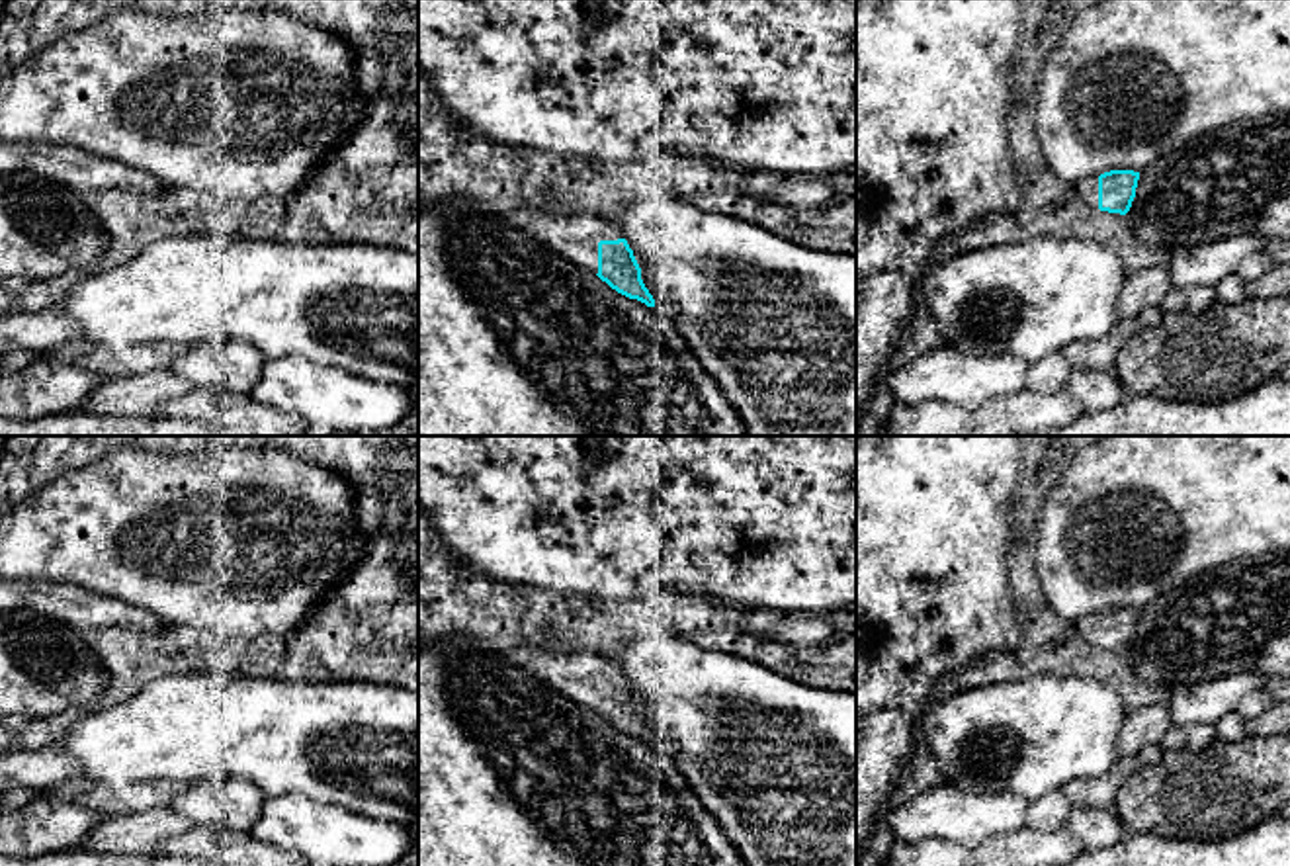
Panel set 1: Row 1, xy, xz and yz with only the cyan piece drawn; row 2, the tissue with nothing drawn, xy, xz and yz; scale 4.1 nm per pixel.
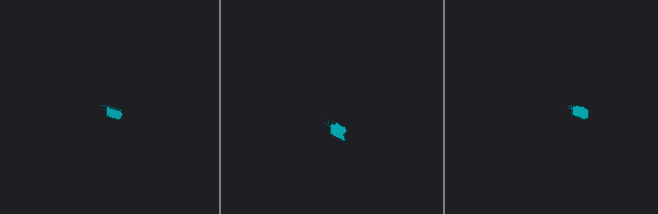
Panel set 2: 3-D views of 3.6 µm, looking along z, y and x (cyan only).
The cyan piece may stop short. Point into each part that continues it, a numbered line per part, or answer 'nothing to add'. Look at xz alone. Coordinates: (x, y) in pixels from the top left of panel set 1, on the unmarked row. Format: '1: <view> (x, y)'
1: xz (575, 675)

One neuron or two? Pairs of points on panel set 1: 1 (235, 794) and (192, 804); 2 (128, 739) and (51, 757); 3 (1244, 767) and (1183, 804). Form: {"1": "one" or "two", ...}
{"1": "one", "2": "two", "3": "one"}

